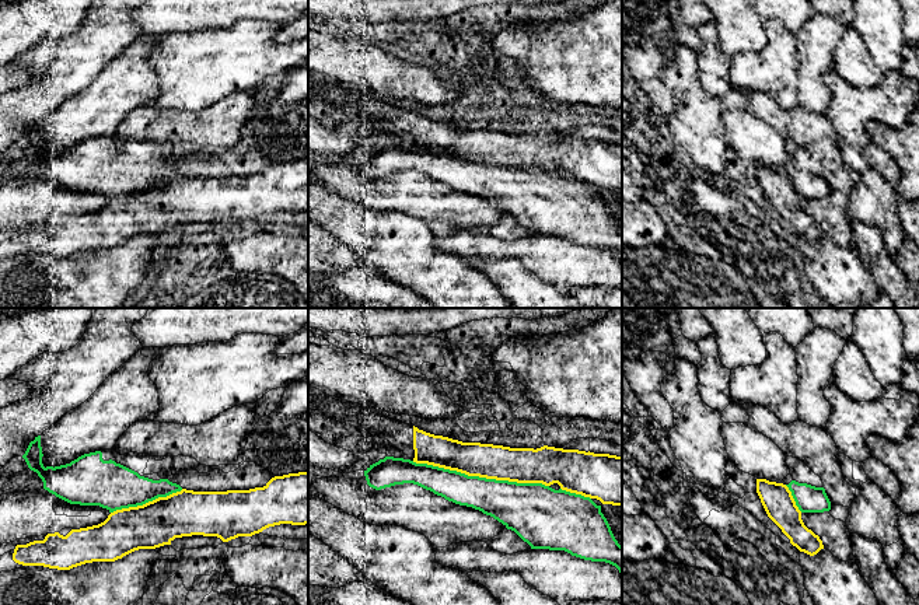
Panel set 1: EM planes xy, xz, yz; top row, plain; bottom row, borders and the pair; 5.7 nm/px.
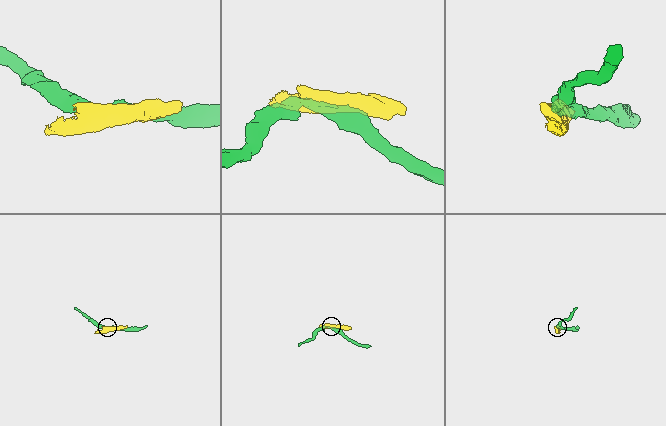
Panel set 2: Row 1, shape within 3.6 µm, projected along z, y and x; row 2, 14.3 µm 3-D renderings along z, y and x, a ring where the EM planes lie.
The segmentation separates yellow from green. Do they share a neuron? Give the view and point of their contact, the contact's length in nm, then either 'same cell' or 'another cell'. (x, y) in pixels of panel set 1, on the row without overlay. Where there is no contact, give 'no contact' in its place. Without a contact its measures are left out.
xz (481, 163) | 800 nm | another cell

